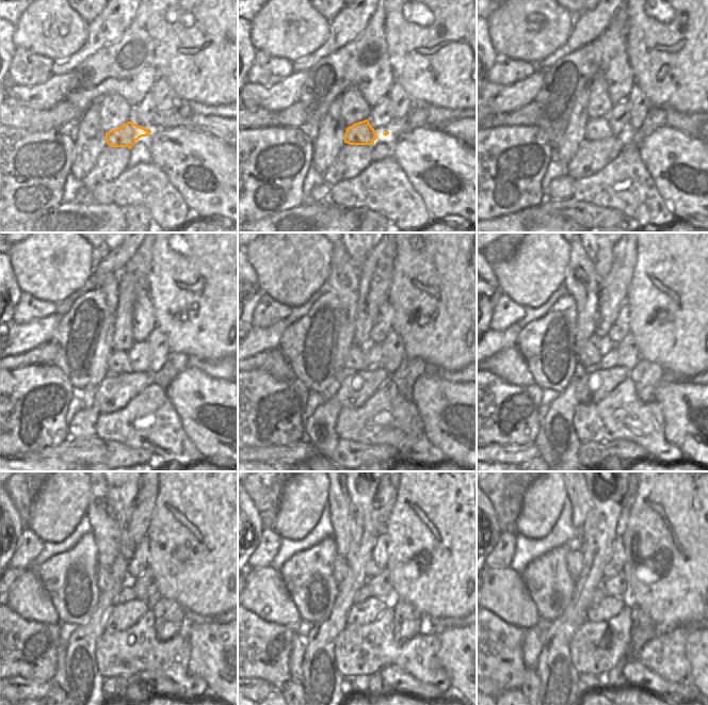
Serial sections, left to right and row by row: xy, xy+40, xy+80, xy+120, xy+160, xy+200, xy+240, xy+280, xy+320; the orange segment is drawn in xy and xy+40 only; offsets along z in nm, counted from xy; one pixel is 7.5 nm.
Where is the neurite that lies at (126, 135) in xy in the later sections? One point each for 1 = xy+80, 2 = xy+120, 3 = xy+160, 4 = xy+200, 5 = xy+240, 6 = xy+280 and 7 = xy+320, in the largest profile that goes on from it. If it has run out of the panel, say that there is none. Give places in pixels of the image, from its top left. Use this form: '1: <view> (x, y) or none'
1: xy+80 (595, 129)
2: xy+120 (118, 363)
3: xy+160 (355, 361)
4: xy+200 (589, 354)
5: xy+240 (102, 573)
6: xy+280 (339, 563)
7: xy+320 (574, 559)

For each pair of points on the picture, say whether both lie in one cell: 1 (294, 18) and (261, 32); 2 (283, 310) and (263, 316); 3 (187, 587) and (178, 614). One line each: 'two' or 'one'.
1: one
2: one
3: two

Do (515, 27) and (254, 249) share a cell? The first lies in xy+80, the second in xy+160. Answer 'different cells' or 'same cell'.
same cell

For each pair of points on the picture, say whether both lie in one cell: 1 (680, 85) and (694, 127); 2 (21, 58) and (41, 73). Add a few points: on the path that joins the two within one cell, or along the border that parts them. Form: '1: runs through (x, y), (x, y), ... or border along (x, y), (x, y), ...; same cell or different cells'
1: border along (665, 108), (672, 108), (681, 113), (696, 113); different cells
2: runs through (26, 62), (33, 69), (36, 69); same cell

